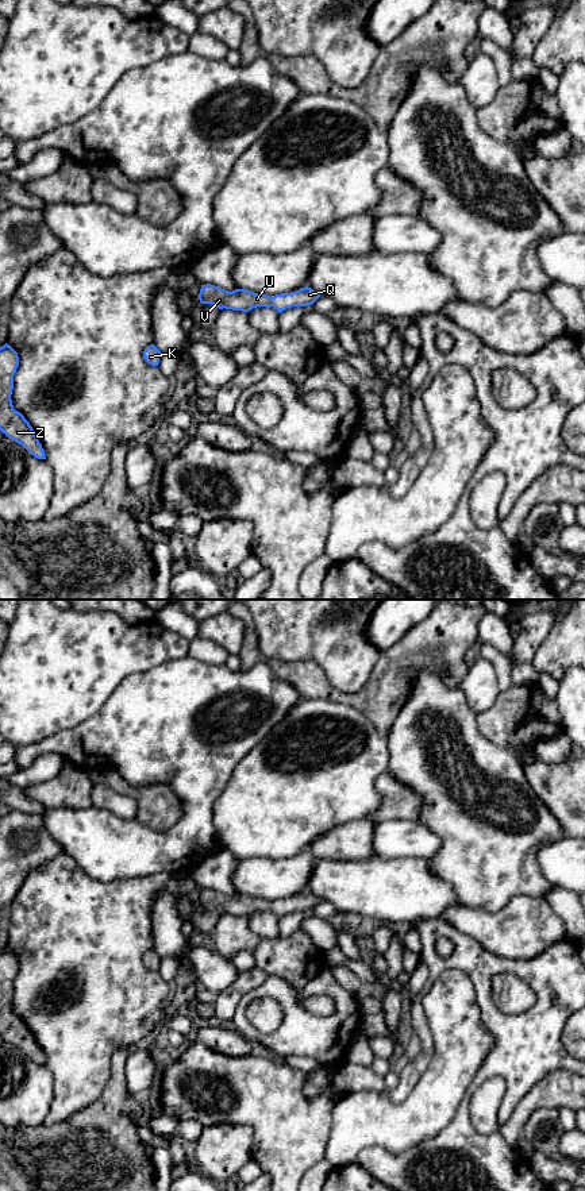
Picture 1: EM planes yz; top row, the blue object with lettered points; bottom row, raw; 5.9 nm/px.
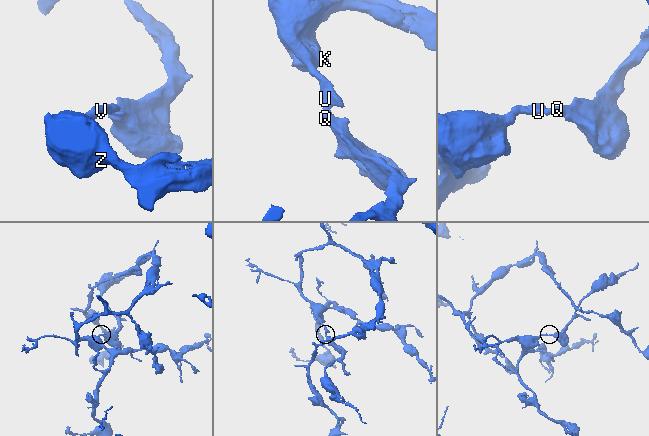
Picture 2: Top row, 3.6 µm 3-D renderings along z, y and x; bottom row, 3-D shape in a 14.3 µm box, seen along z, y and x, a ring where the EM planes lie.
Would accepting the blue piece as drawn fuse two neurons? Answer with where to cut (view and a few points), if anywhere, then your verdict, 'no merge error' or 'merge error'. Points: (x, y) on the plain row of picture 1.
no cut | no merge error

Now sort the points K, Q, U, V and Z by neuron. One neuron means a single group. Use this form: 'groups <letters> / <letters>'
groups K Q U V Z

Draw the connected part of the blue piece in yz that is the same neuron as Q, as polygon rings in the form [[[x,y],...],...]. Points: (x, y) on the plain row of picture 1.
[[[201,890],[199,905],[201,909],[212,909],[219,914],[249,917],[257,911],[273,911],[278,917],[292,911],[312,910],[320,899],[311,893],[301,893],[296,897],[268,901],[246,894],[224,895],[219,891]]]

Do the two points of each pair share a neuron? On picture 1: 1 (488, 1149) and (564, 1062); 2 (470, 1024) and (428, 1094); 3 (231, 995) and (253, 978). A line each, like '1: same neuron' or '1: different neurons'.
1: same neuron
2: same neuron
3: same neuron

